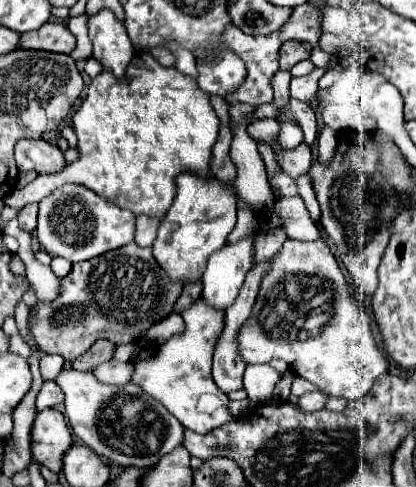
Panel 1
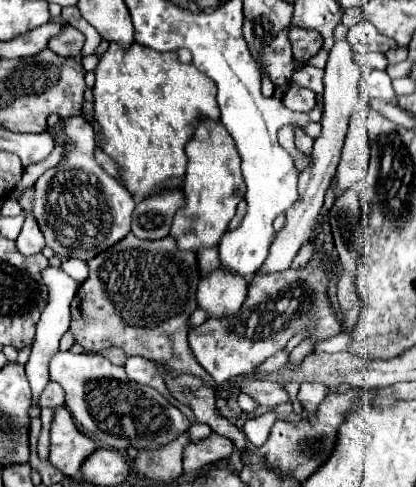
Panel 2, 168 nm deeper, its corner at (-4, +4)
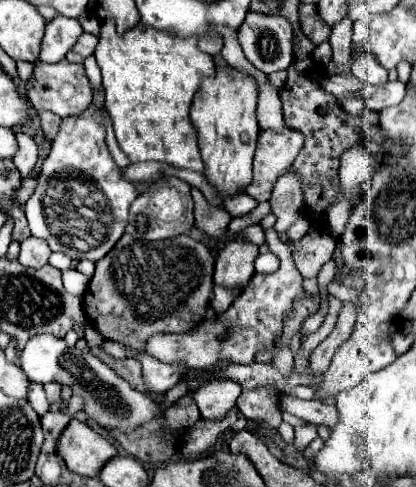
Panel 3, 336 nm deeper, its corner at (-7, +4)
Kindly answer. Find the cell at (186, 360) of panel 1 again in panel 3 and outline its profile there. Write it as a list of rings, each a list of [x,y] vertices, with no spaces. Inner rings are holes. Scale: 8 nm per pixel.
[[[234,240],[226,244],[216,254],[216,268],[214,268],[214,284],[224,286],[228,290],[242,290],[250,276],[254,274],[252,260],[256,258],[258,246],[254,244],[240,244]]]

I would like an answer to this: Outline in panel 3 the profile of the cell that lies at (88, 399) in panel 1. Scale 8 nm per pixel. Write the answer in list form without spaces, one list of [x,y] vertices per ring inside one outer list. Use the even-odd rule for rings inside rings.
[[[32,336],[24,352],[20,354],[20,368],[34,382],[58,382],[70,386],[72,394],[84,400],[84,414],[106,430],[120,430],[124,434],[130,434],[138,426],[142,426],[150,416],[150,402],[146,402],[144,392],[134,390],[118,372],[112,372],[108,364],[88,354],[88,350],[68,348],[62,338]]]

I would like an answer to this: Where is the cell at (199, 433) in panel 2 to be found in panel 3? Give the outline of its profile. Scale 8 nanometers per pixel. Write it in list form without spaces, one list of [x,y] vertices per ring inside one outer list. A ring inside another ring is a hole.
[[[224,380],[224,382],[210,382],[210,386],[196,390],[194,398],[202,418],[216,422],[228,416],[228,412],[236,406],[240,392],[242,392],[240,384],[232,380]]]

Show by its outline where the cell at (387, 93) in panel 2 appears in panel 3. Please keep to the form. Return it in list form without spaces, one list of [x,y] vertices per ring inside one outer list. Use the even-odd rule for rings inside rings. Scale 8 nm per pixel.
[[[352,50],[352,72],[366,84],[382,86],[388,82],[388,72],[378,64],[370,50]]]

